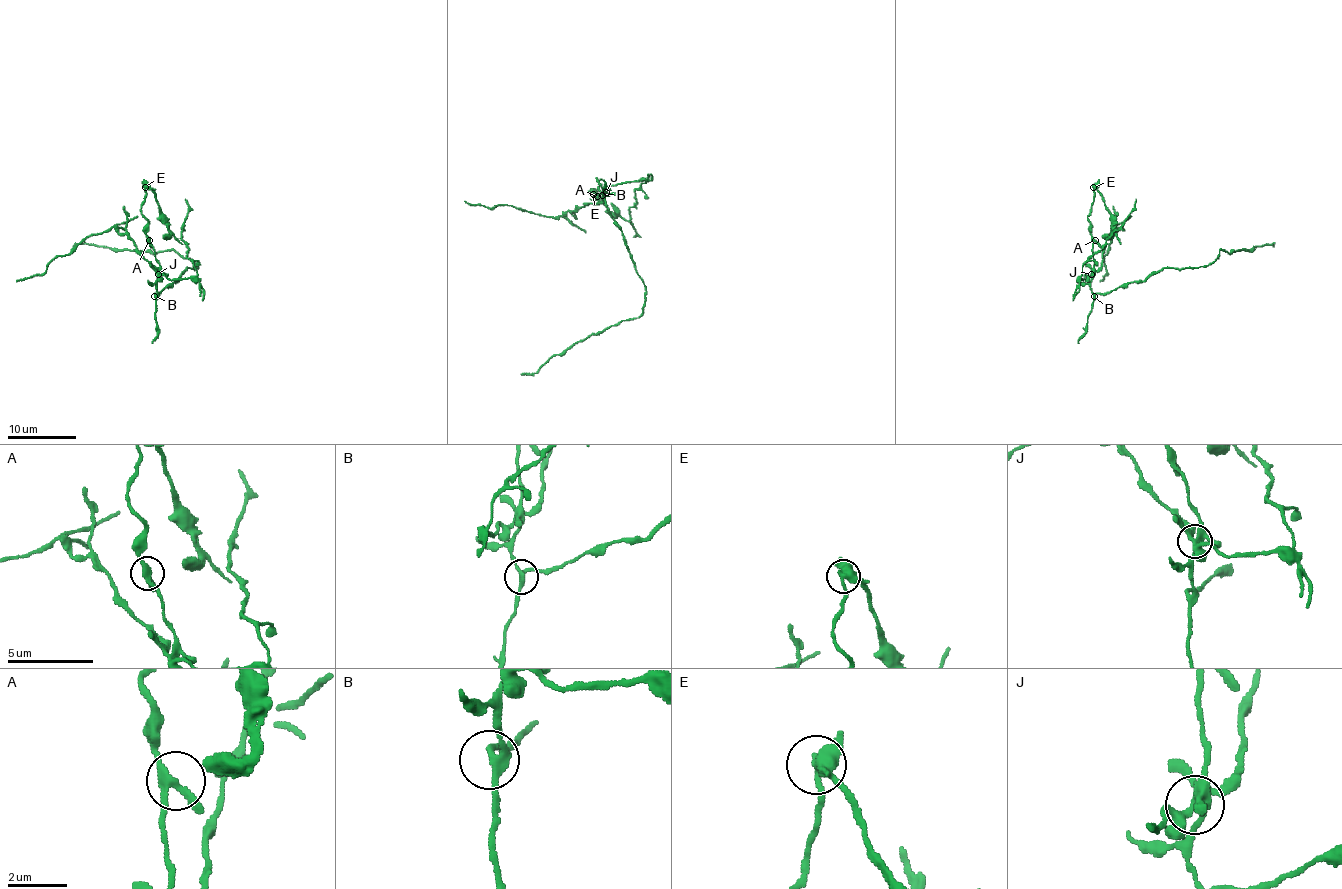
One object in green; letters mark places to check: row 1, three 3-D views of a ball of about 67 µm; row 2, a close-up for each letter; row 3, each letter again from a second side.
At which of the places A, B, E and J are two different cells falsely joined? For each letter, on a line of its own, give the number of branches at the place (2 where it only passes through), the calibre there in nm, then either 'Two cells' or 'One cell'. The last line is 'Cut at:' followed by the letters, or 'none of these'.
A: Branches: 3. Thickness 240 nm. One cell
B: Branches: 3. Thickness 240 nm. One cell
E: Branches: 3. Thickness 360 nm. Two cells
J: Branches: 7. Thickness 360 nm. Two cells
Cut at: E, J

